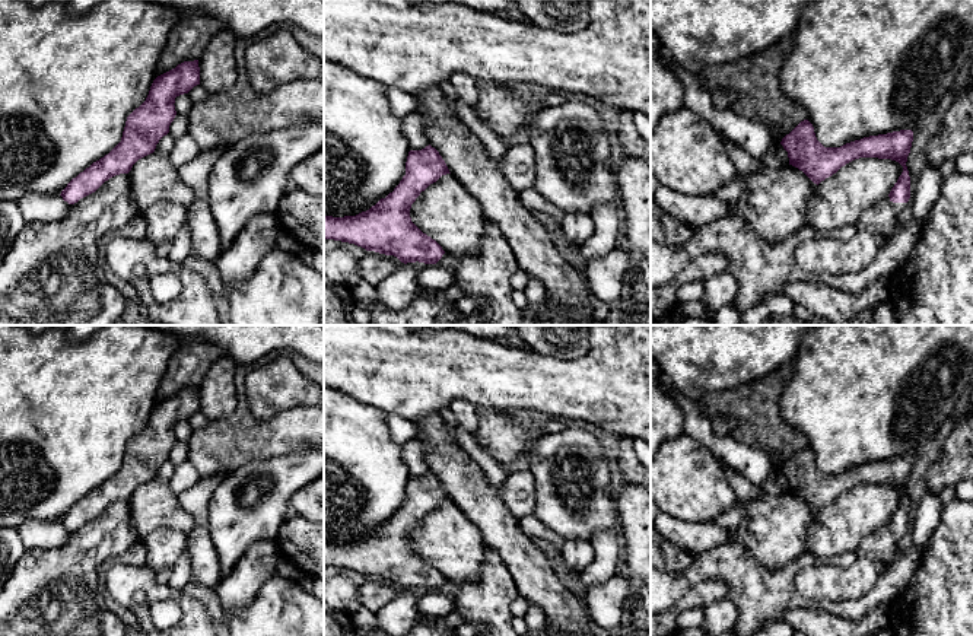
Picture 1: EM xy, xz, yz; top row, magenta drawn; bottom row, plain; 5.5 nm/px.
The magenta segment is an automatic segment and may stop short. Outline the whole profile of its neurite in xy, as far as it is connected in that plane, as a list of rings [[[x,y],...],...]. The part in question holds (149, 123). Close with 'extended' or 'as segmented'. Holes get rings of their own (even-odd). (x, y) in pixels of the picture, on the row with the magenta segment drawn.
[[[198,60],[184,61],[158,76],[146,101],[125,121],[121,141],[104,158],[73,178],[61,191],[69,204],[95,193],[109,178],[128,174],[133,165],[155,152],[159,140],[169,133],[174,121],[175,98],[200,85]]]; as segmented

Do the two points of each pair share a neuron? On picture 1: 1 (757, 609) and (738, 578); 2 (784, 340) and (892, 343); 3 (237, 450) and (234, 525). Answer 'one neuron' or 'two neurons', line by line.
1: one neuron
2: two neurons
3: two neurons

